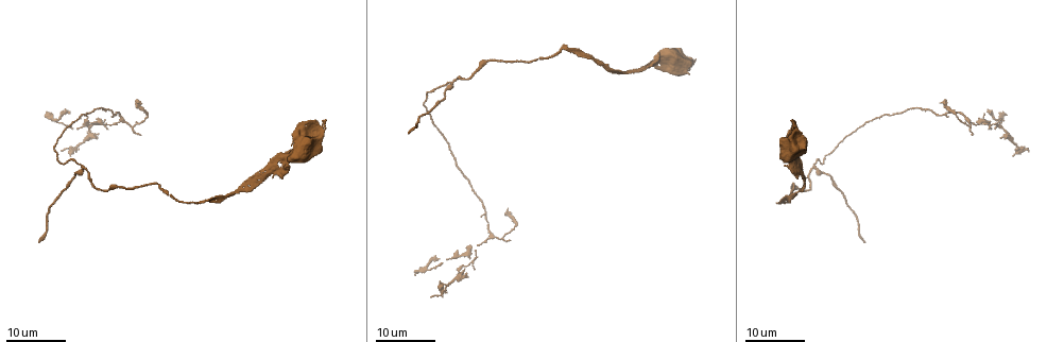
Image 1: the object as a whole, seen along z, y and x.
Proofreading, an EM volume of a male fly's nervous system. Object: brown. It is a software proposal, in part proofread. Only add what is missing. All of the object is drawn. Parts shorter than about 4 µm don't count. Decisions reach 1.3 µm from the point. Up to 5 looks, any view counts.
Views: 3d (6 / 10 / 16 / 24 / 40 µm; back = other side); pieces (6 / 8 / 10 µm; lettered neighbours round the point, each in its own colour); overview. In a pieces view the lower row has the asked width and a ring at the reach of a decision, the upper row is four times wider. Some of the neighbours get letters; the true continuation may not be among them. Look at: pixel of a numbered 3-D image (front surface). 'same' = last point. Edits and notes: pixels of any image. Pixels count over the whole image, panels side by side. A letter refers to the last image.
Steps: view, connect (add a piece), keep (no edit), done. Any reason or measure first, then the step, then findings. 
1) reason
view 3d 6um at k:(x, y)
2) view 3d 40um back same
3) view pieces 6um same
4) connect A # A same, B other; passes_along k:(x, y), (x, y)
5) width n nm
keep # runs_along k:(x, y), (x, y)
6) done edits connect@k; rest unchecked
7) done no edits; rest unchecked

view 3d 24um at 1:(437, 259)

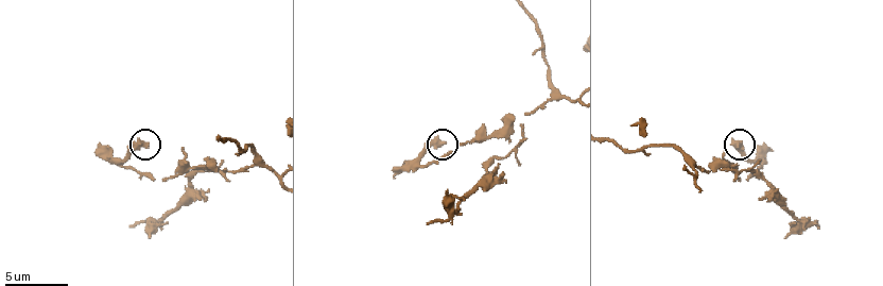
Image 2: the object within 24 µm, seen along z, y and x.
view pieces 10um at 2:(149, 143)

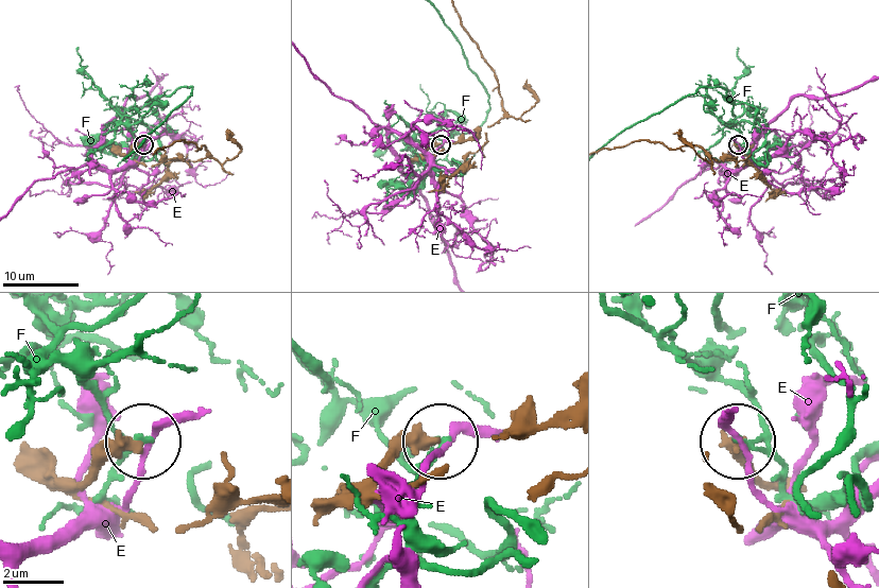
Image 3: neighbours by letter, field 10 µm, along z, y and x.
width 380 nm
keep # E other, F other; runs_along 3:(418, 476), (388, 494), (375, 488), (396, 459), (438, 443); no lettered piece goes on from it

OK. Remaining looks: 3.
branch stops here
view pieces 8um at 2:(771, 151)

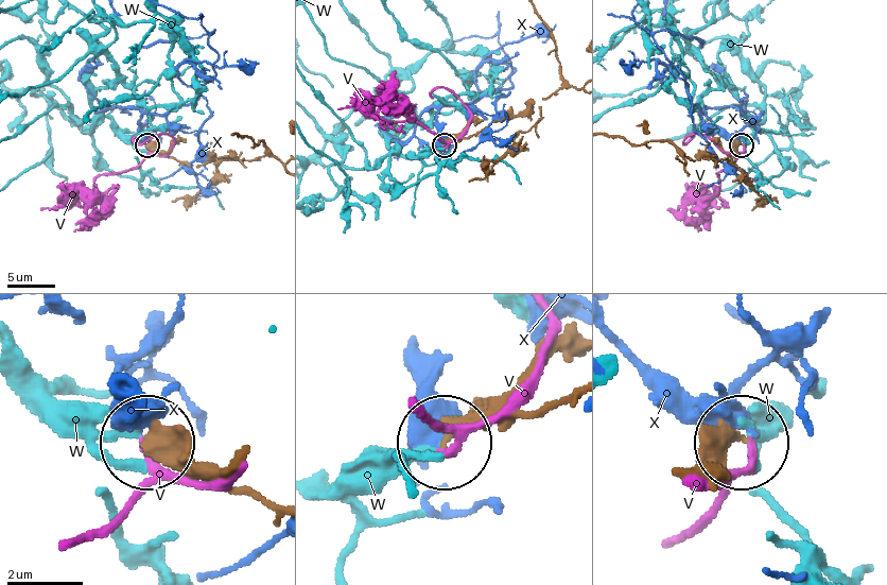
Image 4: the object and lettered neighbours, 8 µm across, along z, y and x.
width 340 nm
keep # V other, W other, X other; runs_along 4:(572, 389), (525, 414), (468, 417), (442, 440); none of them fits

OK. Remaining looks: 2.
branch stops here
view pieces 6um at 2:(643, 121)

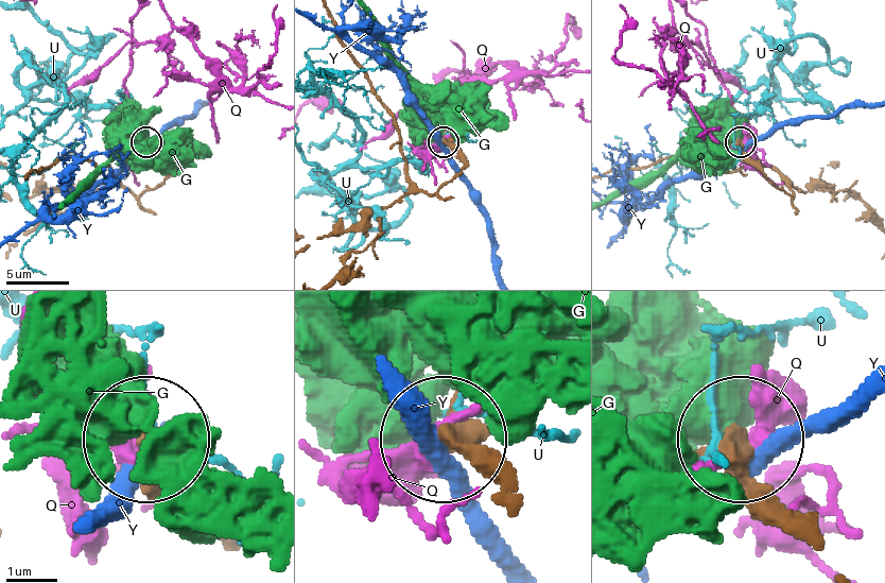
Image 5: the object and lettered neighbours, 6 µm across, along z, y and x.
keep # G other, Q other, U other, Y other; runs_along 5:(807, 534), (756, 483), (743, 449); no lettered piece goes on from it

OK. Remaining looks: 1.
done no edits; rest unchecked

